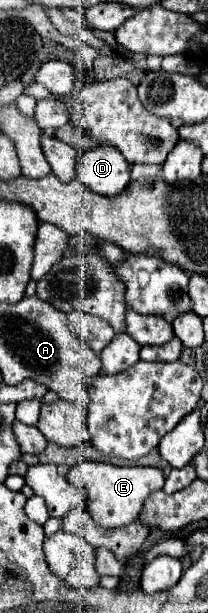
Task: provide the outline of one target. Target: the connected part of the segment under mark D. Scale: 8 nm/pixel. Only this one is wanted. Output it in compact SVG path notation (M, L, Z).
M98 145L80 155L80 181L100 195L118 195L130 183L130 163L112 145Z

